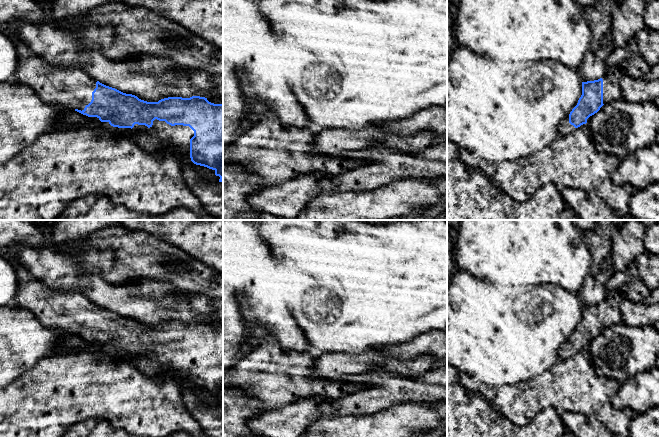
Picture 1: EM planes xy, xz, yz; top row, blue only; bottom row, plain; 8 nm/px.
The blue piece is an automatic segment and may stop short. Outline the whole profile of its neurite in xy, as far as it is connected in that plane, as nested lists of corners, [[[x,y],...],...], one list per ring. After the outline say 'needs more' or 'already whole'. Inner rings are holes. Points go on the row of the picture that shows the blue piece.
[[[5,32],[16,47],[19,62],[12,78],[13,82],[31,87],[44,103],[53,107],[68,108],[88,117],[97,117],[101,122],[108,122],[113,127],[134,129],[156,136],[169,143],[177,151],[189,156],[194,164],[214,170],[215,175],[220,177],[219,182],[223,182],[223,104],[211,103],[207,98],[200,96],[168,97],[158,102],[147,102],[135,95],[123,93],[100,83],[79,67],[59,68],[51,66],[22,39],[11,32]]]; needs more

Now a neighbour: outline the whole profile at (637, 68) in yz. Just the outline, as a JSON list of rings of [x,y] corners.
[[[633,40],[628,43],[626,51],[629,57],[626,73],[636,79],[644,77],[649,72],[650,67],[645,63],[638,46]]]

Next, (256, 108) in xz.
[[[241,73],[240,80],[243,83],[243,94],[248,106],[244,119],[253,125],[260,121],[264,115],[267,115],[269,108],[256,96],[251,87],[246,83],[244,73]]]

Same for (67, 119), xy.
[[[55,108],[58,113],[58,119],[54,124],[54,129],[56,130],[67,130],[83,125],[99,126],[101,128],[105,128],[108,132],[111,132],[113,134],[129,136],[143,150],[149,153],[165,152],[167,150],[180,153],[169,143],[163,141],[156,136],[152,136],[134,129],[113,127],[109,124],[109,122],[101,122],[97,117],[88,117],[75,110],[70,110],[68,108]]]

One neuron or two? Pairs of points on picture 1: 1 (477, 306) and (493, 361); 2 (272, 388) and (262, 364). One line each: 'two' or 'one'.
1: one
2: one

